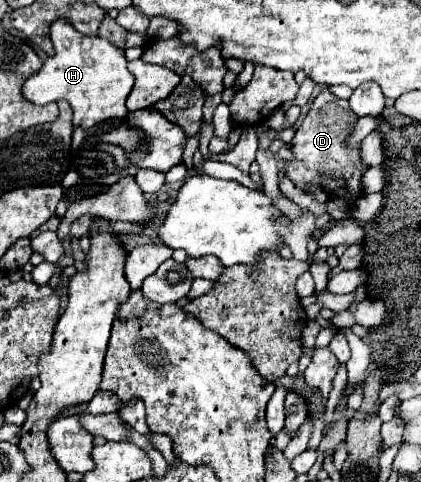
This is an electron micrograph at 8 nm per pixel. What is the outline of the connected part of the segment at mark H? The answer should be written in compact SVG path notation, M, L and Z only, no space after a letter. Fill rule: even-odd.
M69 20L51 24L51 42L55 54L43 62L43 68L31 74L23 84L23 98L33 104L67 100L73 108L73 126L91 128L109 118L125 118L125 100L133 88L133 74L127 70L125 52L101 36L85 36Z

